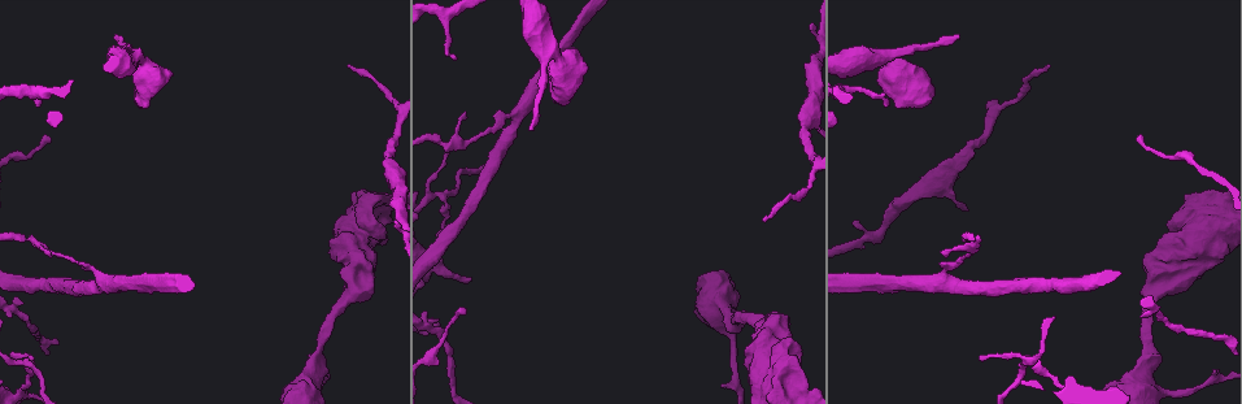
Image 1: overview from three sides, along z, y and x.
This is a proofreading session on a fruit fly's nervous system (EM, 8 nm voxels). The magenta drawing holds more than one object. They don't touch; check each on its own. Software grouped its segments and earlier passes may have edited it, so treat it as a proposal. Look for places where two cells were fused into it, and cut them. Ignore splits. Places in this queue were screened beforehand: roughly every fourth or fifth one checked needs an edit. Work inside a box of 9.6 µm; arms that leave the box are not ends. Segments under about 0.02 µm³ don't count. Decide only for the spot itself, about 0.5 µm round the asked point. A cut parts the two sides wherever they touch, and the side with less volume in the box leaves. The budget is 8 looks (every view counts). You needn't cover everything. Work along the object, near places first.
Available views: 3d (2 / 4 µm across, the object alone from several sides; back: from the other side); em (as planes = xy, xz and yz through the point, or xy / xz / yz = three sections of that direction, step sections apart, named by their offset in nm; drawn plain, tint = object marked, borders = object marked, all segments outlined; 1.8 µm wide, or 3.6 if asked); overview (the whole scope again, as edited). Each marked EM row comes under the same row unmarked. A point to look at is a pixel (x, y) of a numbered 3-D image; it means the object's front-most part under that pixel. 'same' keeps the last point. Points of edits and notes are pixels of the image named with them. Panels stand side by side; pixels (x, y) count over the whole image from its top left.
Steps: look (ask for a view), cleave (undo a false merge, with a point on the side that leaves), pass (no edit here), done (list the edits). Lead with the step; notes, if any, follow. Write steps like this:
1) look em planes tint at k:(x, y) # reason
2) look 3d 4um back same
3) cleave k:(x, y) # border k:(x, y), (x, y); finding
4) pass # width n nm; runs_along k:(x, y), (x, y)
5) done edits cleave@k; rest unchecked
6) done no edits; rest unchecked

look 3d 4um at 1:(358, 215)

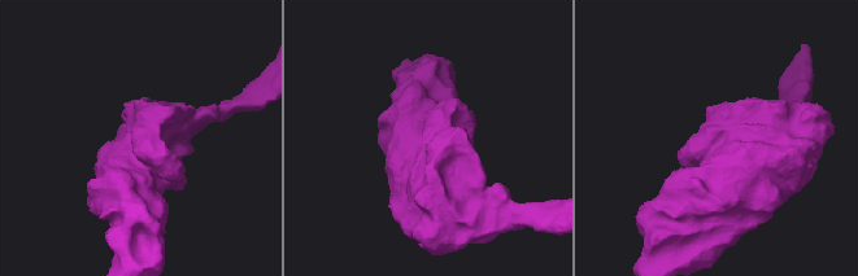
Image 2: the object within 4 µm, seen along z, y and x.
look em 3.6um xz step 16 tint at 2:(138, 138) # shape alone is not enough

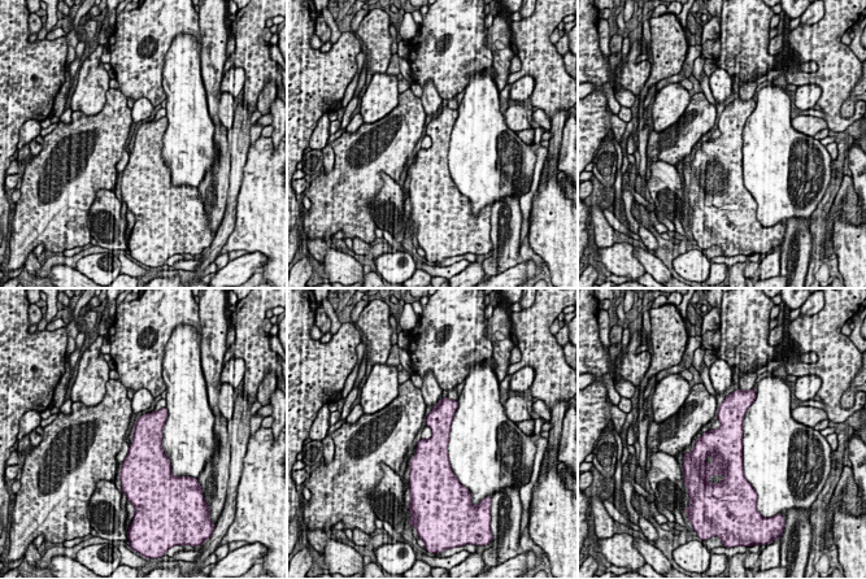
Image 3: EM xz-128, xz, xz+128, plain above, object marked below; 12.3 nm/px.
look em 3.6um planes borders same # cut it another way

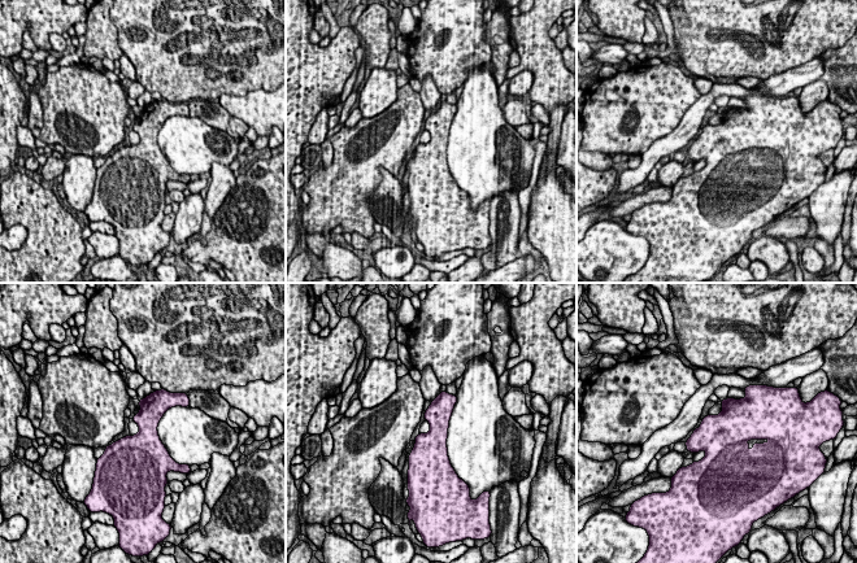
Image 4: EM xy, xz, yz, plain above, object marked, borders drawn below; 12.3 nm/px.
pass # one cell here

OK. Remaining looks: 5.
look em planes tint at 1:(27, 359) # three arms meet

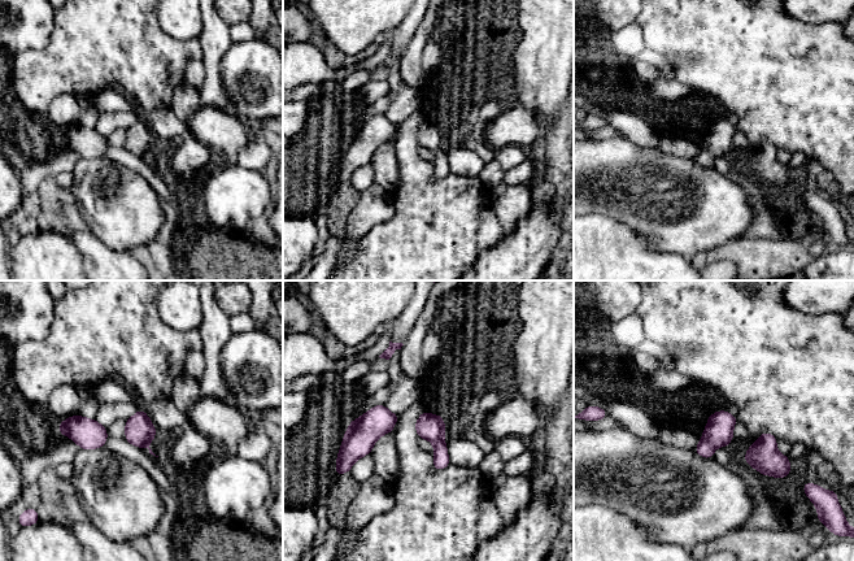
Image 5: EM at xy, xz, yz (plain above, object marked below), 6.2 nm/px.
cleave 5:(718, 431) # border 5:(702, 439), (714, 448); a second cell is stuck on

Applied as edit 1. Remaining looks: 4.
look overview # redraw

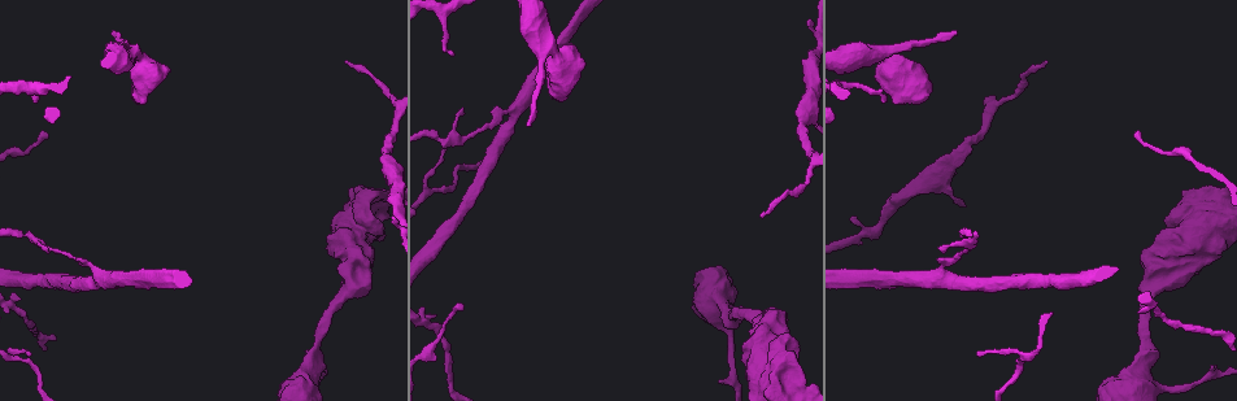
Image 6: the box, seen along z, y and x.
look em yz step 4 tint at 6:(879, 52) # a fork

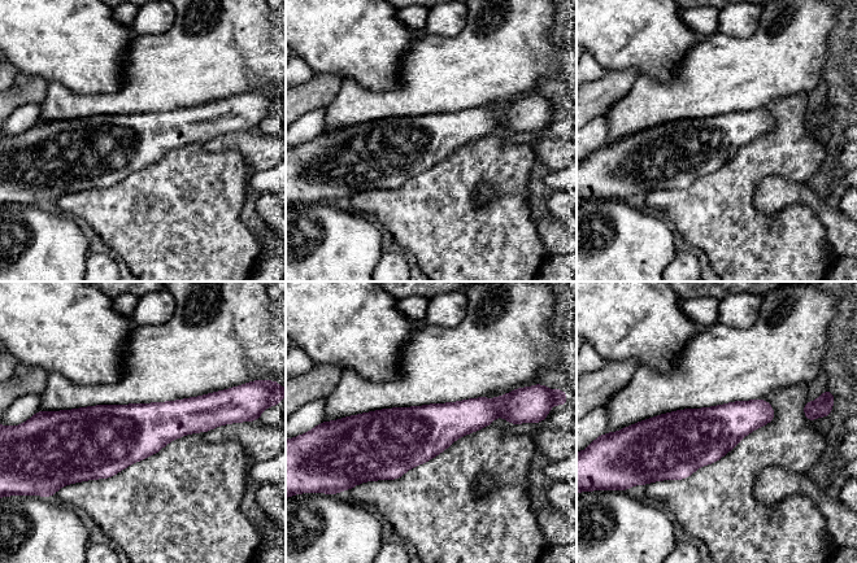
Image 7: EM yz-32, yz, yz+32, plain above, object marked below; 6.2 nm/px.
look em planes tint same

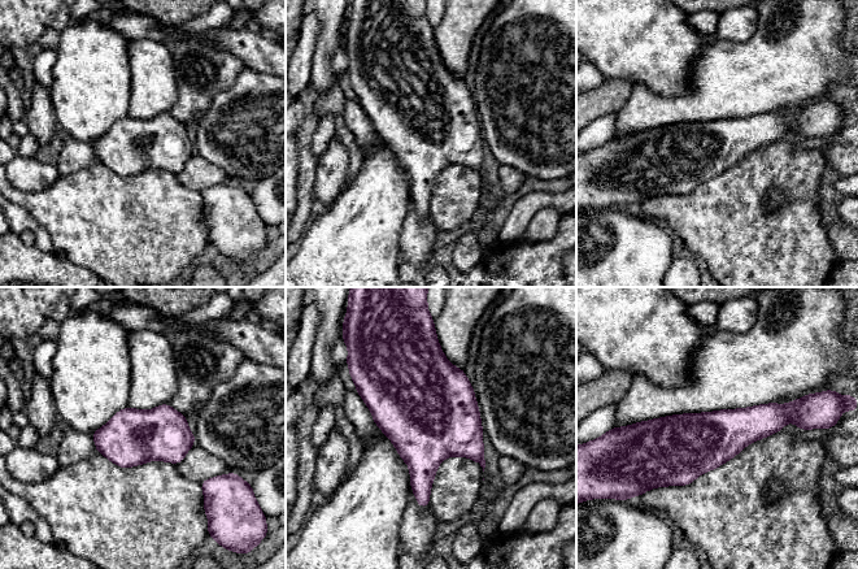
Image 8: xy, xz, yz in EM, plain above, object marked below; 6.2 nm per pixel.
pass # continuous, no second cell

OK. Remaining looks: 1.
done edits cleave@5; rest unchecked

